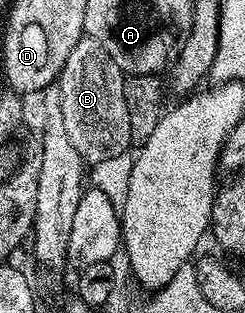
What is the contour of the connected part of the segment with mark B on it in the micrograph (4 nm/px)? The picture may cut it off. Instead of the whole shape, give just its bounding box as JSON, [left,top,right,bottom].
[56,35,131,162]

